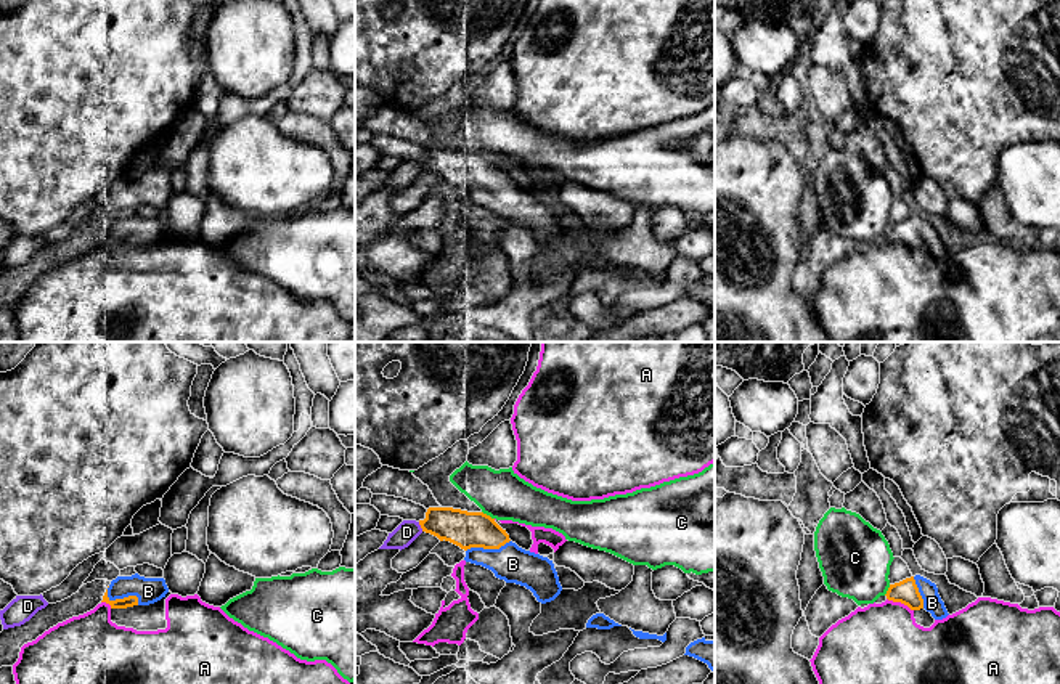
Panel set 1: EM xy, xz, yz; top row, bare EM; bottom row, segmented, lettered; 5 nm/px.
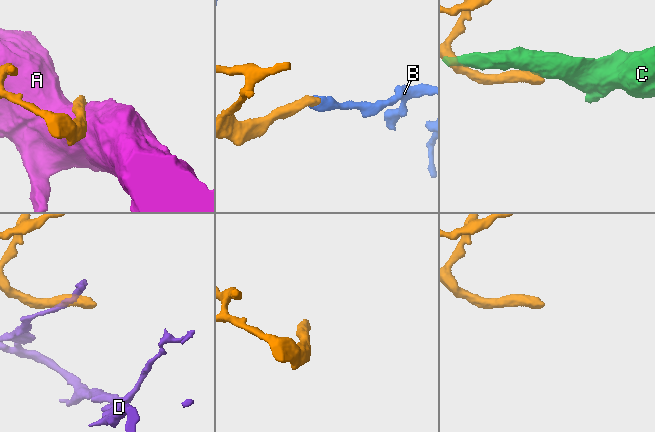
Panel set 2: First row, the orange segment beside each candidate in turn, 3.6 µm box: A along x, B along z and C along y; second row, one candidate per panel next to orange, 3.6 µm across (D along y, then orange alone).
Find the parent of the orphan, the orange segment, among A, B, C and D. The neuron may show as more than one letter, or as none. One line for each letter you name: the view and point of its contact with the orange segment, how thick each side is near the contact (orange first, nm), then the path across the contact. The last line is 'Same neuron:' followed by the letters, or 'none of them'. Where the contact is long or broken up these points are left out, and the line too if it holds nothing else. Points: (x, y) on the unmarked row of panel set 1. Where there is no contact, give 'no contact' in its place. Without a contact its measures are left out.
B: xy (121, 240) | 60/130 nm
Same neuron: B

